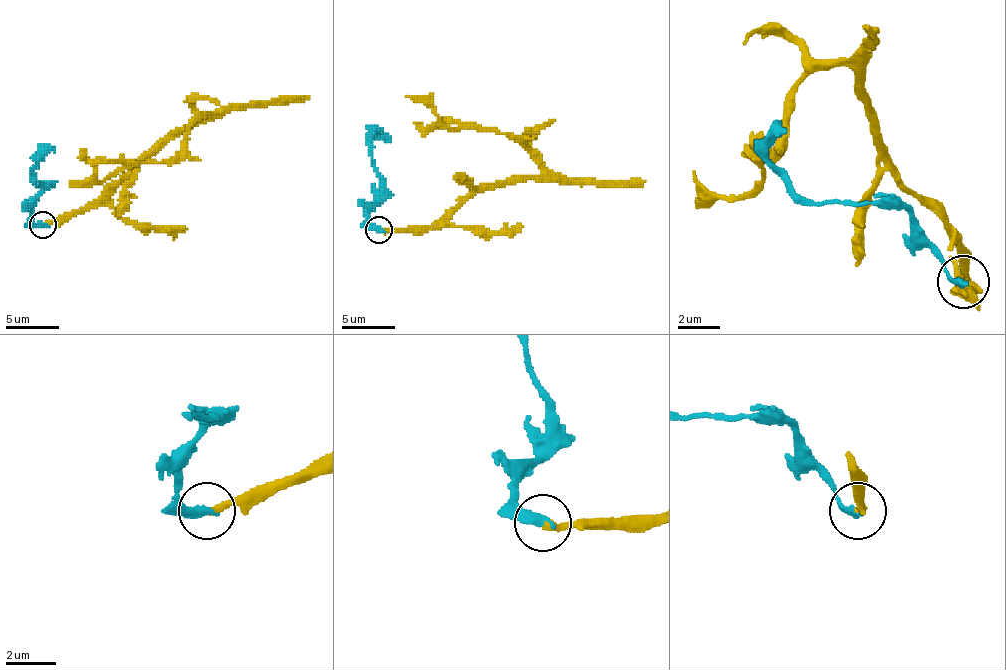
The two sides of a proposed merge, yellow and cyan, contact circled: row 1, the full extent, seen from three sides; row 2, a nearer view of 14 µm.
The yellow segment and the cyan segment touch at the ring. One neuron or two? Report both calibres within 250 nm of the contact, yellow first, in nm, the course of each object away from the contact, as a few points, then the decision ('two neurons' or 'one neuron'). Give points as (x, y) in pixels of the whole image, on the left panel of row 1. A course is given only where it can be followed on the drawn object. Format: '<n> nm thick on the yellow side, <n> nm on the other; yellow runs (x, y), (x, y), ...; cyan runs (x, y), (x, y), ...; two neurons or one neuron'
280 nm thick on the yellow side, 400 nm on the other; yellow runs (43, 224), (99, 205), (205, 115), (173, 157), (123, 165), (104, 181), (70, 186); cyan runs (43, 224), (33, 218), (33, 200), (43, 186), (43, 184), (35, 184), (33, 165), (54, 149); one neuron

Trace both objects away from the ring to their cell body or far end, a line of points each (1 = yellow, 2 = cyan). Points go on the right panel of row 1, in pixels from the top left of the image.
1: (962, 280), (962, 243), (882, 153), (861, 79), (845, 63), (819, 63), (793, 90), (761, 180), (697, 206)
2: (962, 280), (946, 270), (925, 233), (898, 206), (851, 201), (803, 201), (766, 153), (787, 132)

